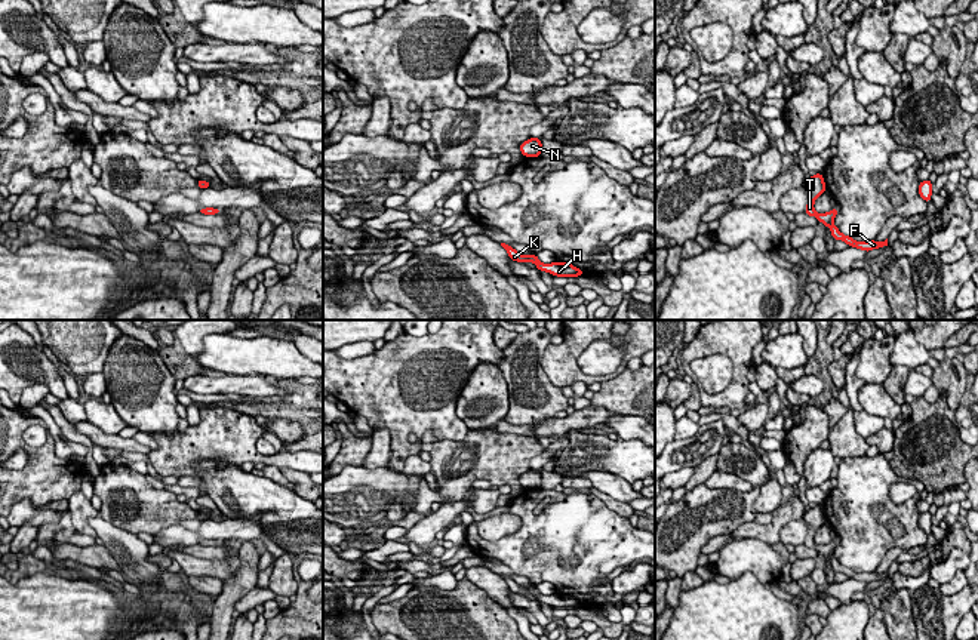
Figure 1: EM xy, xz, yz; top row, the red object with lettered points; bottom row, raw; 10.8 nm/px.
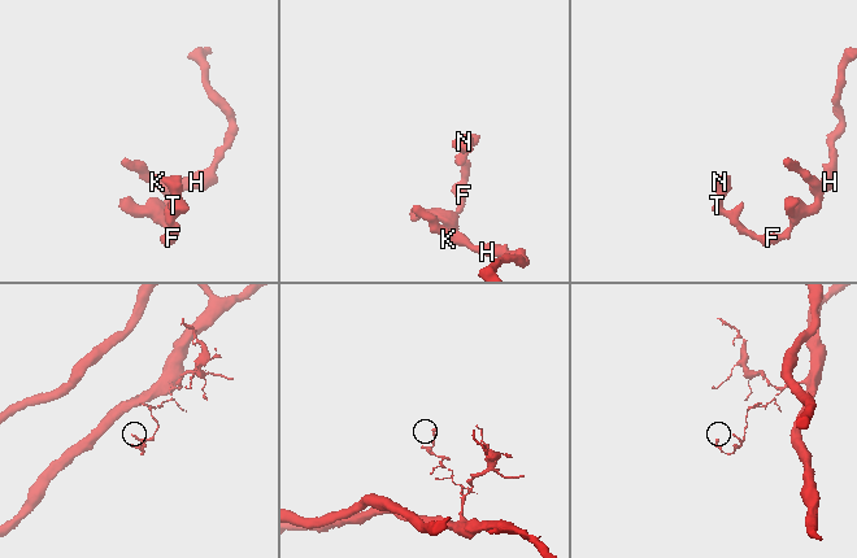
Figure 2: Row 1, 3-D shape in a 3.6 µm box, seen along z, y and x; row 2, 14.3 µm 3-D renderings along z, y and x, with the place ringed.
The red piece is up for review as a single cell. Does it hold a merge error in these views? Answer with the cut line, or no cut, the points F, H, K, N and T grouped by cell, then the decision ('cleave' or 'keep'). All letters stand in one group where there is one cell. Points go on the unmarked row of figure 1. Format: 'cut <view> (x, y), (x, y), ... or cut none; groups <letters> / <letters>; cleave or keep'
cut none; groups F H K N T; keep

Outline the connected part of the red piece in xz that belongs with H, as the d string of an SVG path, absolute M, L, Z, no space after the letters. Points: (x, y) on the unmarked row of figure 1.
M501 575L501 578L507 582L511 593L532 594L536 597L536 600L539 603L545 603L545 604L550 604L557 609L569 609L569 607L578 609L578 607L584 606L582 601L573 599L569 594L557 593L557 594L551 594L551 596L542 596L535 585L533 587L522 587L516 581L513 581L510 576Z

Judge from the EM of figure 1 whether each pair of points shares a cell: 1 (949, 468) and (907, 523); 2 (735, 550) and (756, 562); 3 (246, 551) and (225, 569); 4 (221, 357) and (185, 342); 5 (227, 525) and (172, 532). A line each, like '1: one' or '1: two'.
1: two
2: one
3: two
4: two
5: one

